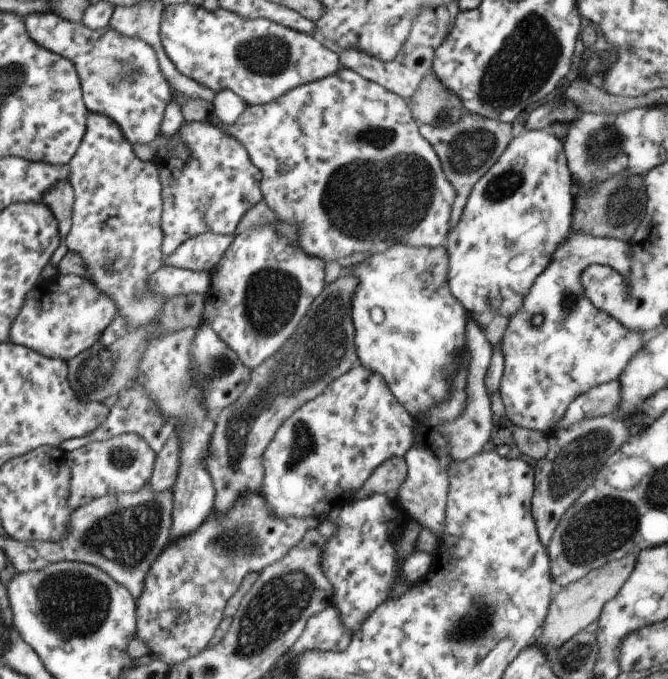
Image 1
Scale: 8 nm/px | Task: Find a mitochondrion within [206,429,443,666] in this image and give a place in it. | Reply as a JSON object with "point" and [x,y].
{"point":[279,604]}

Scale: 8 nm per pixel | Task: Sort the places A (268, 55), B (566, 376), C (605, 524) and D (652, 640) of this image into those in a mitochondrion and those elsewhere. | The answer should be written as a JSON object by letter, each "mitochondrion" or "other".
{"A":"mitochondrion","B":"other","C":"mitochondrion","D":"other"}

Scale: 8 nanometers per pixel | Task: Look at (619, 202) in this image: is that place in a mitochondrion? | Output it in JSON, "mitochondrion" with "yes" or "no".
{"mitochondrion":"yes"}

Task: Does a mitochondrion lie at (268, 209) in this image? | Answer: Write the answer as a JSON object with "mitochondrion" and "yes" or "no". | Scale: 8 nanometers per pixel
{"mitochondrion":"no"}

